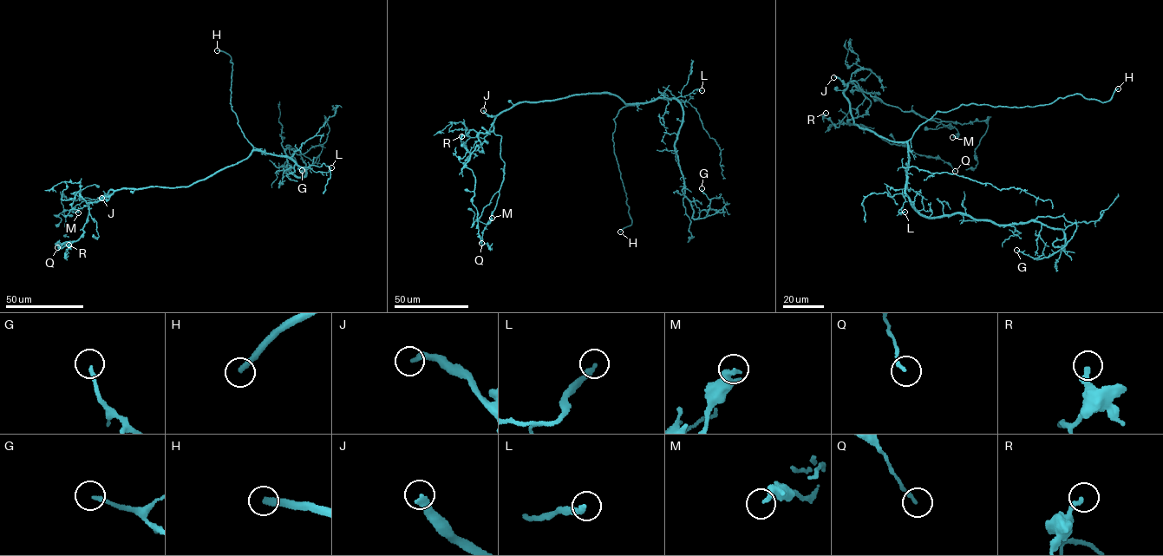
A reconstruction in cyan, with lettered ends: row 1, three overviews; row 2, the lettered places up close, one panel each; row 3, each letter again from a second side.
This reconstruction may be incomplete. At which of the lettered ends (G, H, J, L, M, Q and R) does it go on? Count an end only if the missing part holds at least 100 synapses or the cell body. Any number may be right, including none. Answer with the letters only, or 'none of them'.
H, J

